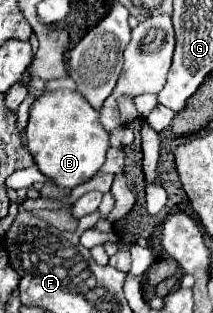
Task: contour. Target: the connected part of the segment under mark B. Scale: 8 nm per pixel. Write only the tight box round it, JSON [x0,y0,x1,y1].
[25,90,111,192]

